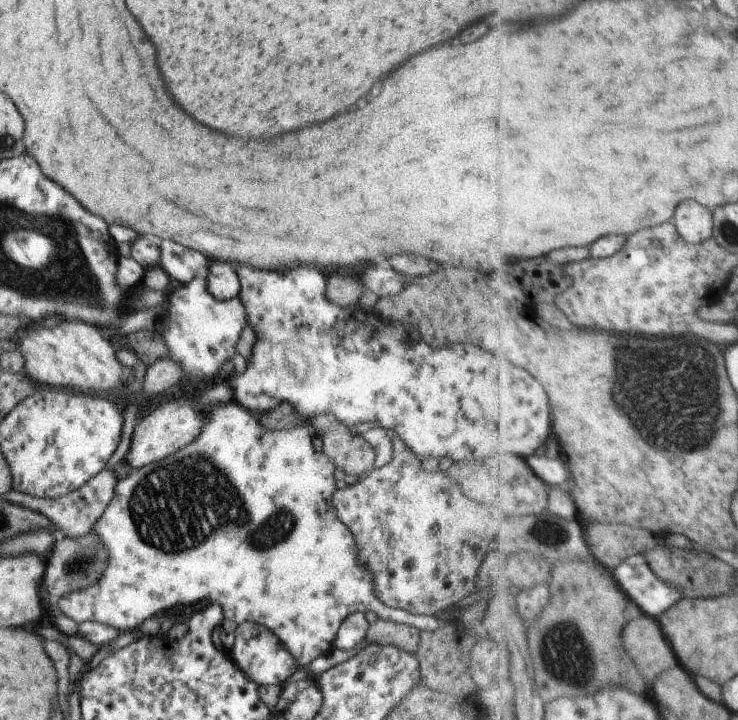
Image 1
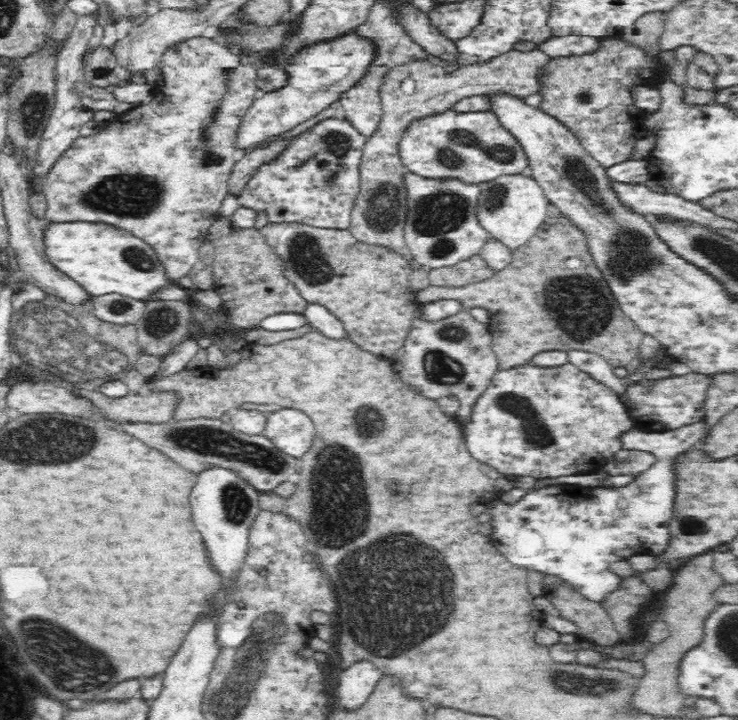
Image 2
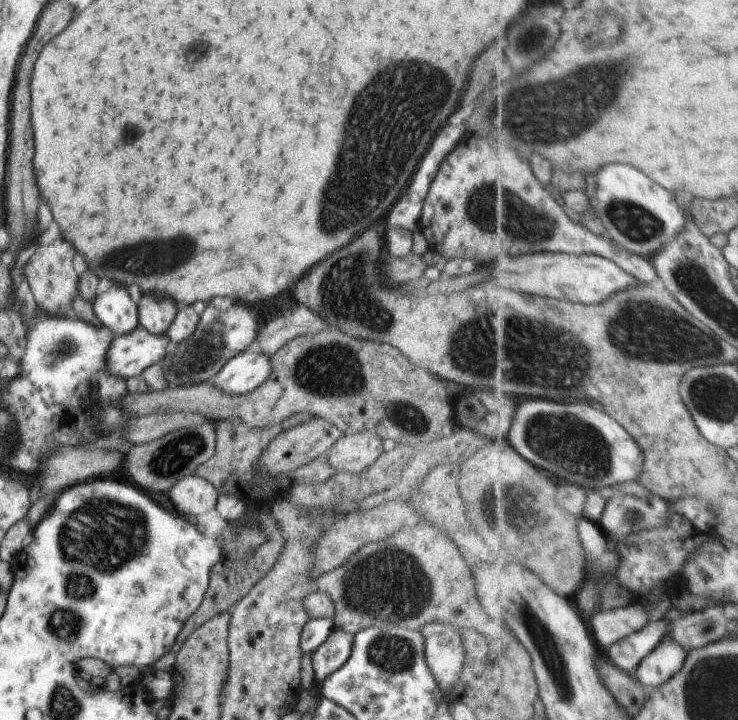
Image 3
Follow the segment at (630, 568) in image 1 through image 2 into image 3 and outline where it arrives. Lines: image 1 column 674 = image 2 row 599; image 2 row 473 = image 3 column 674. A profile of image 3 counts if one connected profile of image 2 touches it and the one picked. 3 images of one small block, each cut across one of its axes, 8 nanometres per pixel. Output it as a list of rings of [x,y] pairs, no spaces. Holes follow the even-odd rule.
[[[676,642],[662,644],[652,656],[640,663],[635,674],[636,680],[649,691],[660,688],[674,678],[687,664],[688,650]]]

